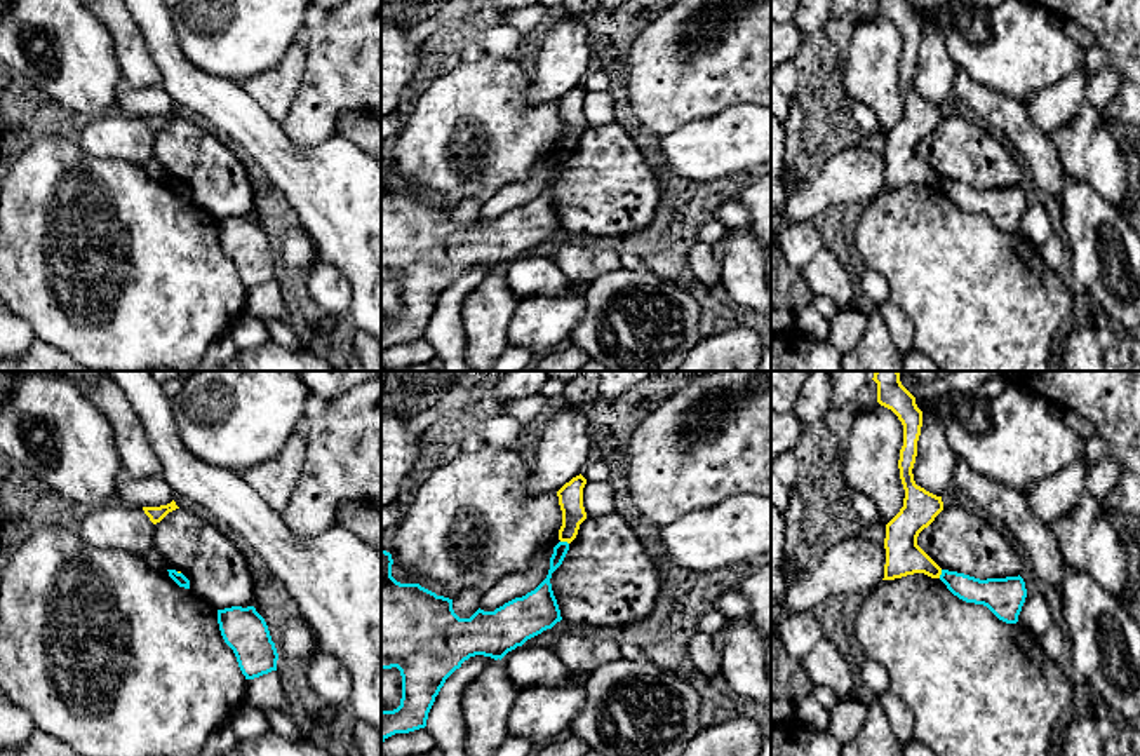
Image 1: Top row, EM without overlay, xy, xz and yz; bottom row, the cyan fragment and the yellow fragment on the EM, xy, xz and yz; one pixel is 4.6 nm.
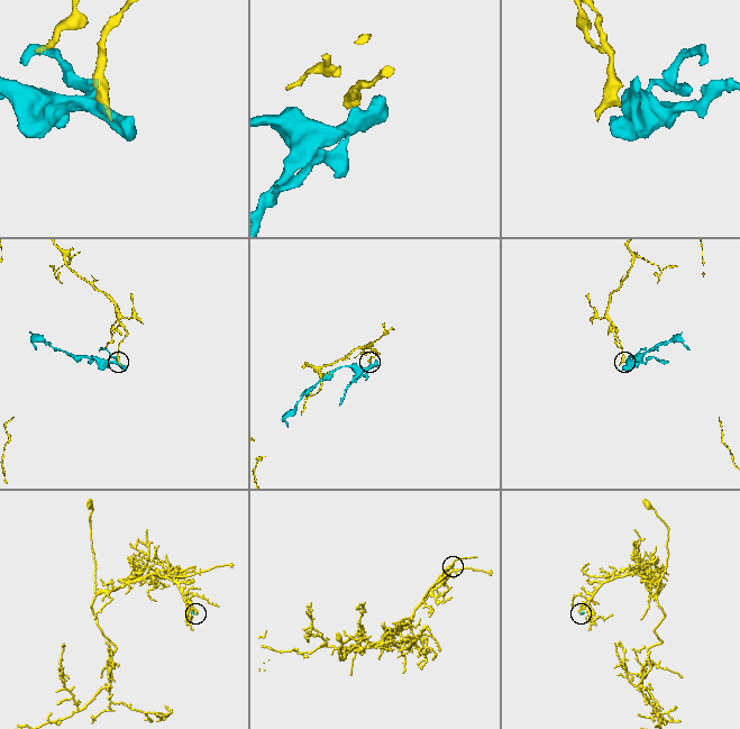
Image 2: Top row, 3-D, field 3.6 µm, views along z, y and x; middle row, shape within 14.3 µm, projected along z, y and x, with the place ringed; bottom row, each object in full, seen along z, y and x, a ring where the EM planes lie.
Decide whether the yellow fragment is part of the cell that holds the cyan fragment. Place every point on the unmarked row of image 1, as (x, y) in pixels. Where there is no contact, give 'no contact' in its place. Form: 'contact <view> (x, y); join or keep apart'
contact xz (564, 152); keep apart

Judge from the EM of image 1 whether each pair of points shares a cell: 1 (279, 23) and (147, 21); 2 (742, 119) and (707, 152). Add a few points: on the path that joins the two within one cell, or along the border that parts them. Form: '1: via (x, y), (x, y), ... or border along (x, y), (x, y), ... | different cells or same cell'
1: border along (171, 18), (176, 44), (188, 60) | different cells
2: via (737, 129), (717, 147) | same cell

